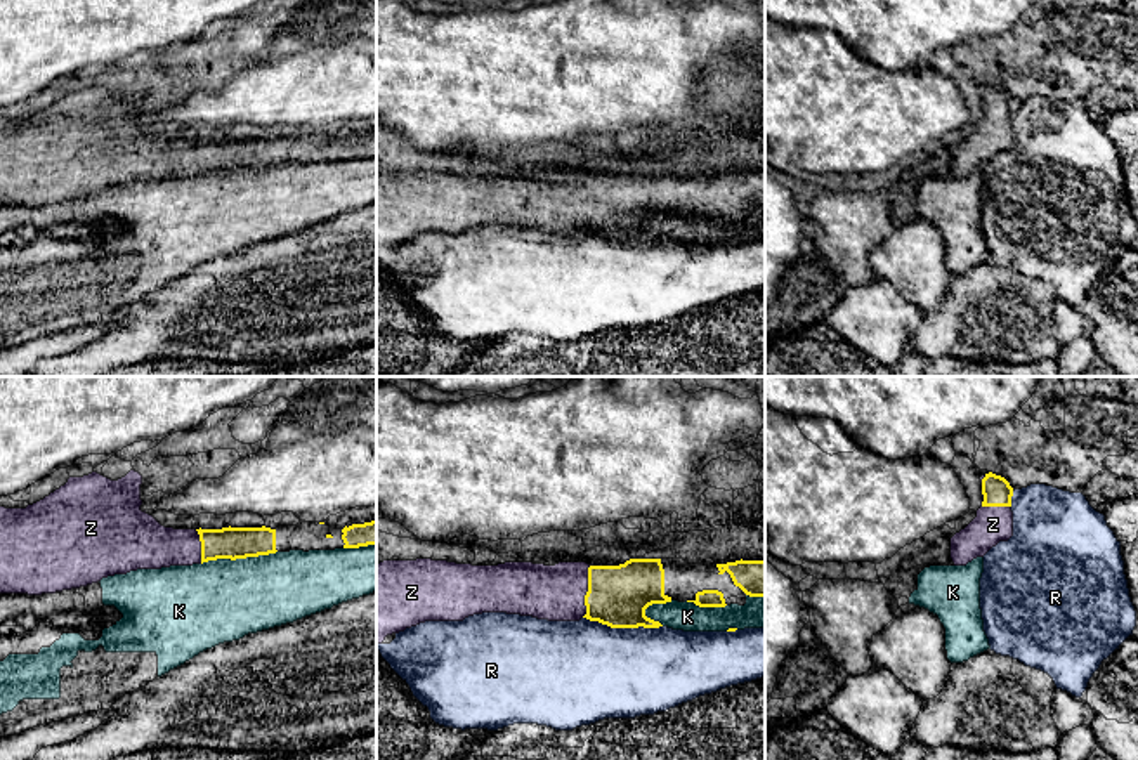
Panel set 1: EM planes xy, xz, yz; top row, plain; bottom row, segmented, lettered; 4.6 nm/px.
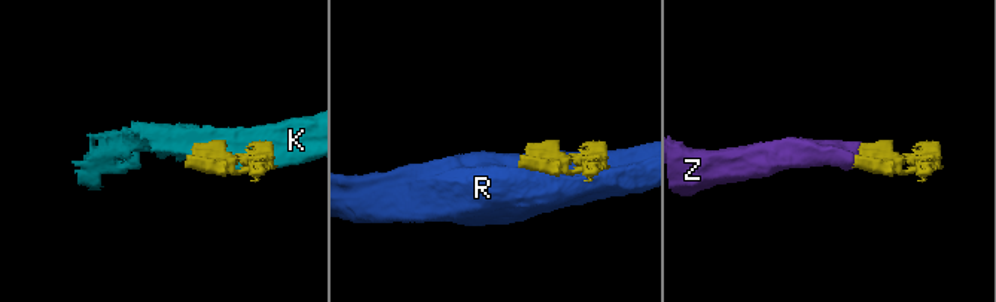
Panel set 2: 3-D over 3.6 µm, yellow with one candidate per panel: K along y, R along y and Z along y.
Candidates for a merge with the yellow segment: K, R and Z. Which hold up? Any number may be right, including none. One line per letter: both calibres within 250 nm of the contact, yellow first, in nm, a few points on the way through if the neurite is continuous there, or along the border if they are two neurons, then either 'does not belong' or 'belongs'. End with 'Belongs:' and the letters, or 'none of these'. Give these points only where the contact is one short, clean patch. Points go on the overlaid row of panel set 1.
K: calibres 150 and 380 nm; does not belong
R: calibres 280 and 440 nm; does not belong
Z: calibres 280 and 260 nm; belongs
Belongs: Z

